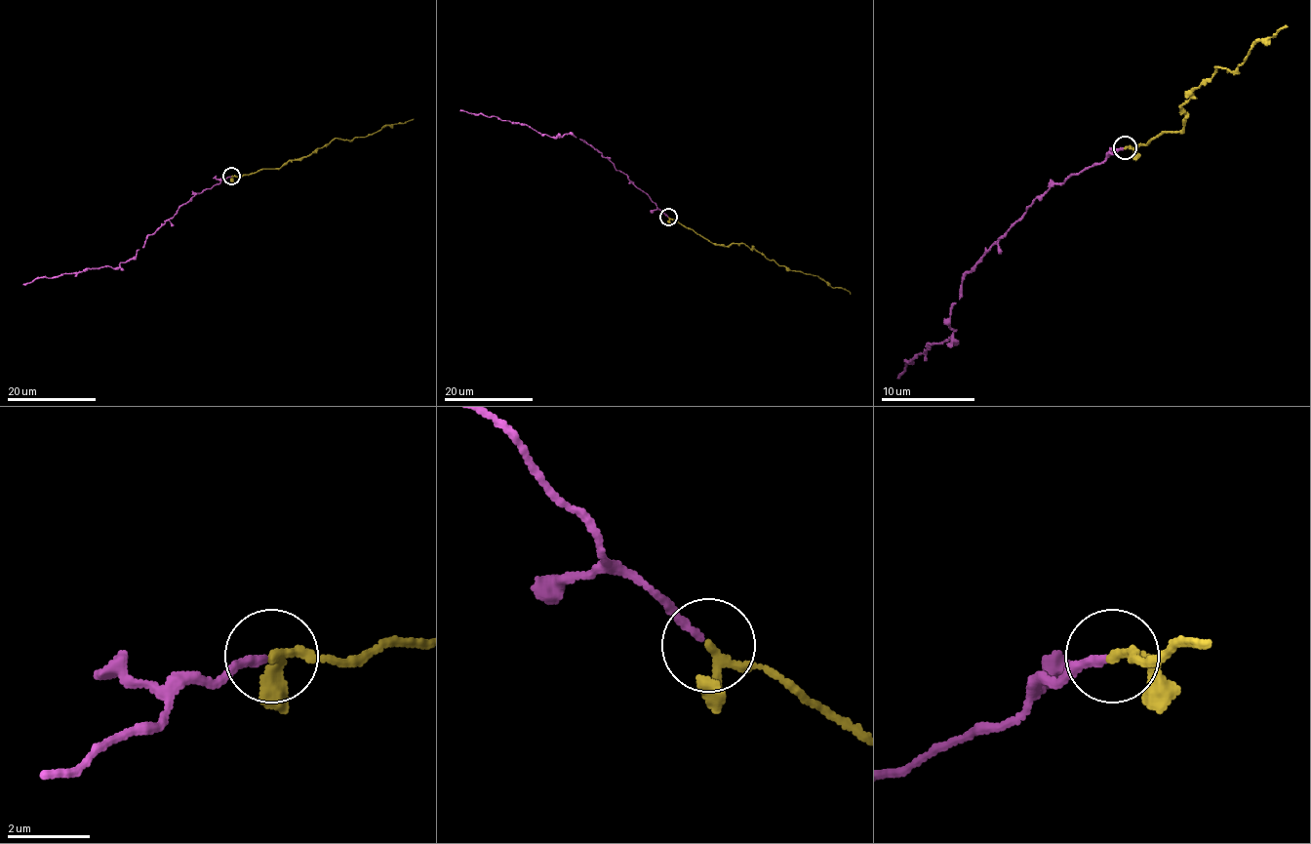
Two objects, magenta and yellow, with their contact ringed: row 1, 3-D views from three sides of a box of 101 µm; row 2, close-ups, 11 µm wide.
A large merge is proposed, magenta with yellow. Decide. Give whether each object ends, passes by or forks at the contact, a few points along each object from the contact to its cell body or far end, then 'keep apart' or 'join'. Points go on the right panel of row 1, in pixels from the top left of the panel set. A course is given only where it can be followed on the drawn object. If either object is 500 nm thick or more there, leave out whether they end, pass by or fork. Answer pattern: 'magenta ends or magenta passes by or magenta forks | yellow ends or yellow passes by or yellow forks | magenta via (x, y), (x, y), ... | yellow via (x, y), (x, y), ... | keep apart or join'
magenta ends | yellow passes by | magenta via (1123, 146), (1071, 173), (1029, 206), (964, 276), (949, 316), (954, 341), (931, 344), (897, 378) | yellow via (1126, 146), (1179, 133), (1186, 116), (1182, 104), (1217, 67), (1234, 71), (1251, 48), (1288, 27) | join

